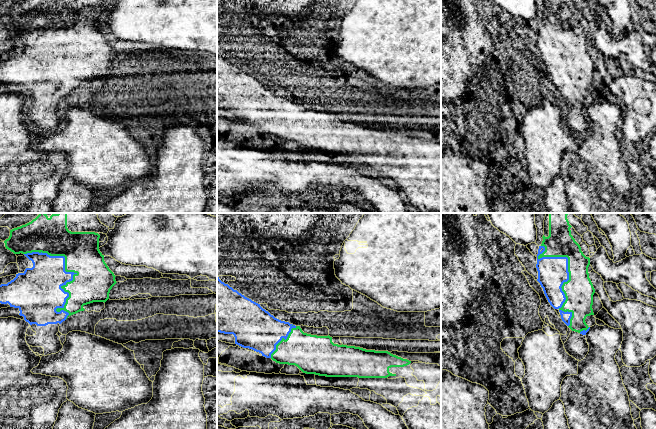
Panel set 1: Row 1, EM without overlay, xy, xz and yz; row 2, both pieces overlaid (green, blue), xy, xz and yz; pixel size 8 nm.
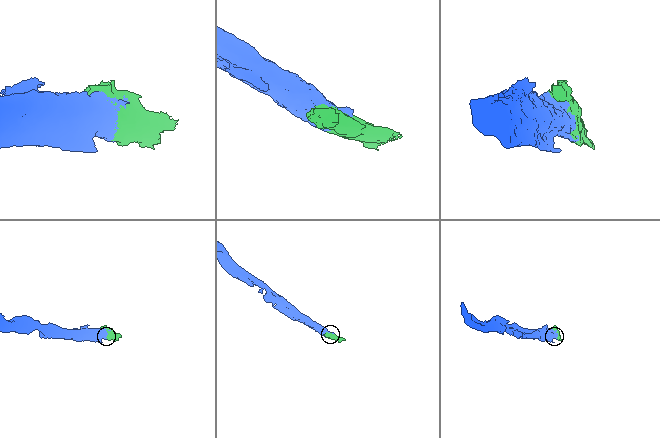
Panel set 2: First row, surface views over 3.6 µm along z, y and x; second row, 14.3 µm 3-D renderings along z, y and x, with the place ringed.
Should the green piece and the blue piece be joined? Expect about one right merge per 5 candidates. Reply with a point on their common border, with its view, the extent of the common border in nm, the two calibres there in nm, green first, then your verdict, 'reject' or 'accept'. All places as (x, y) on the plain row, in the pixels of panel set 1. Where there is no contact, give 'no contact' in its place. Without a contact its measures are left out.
xy (68, 47) | 650 nm | 300/320 nm | accept

